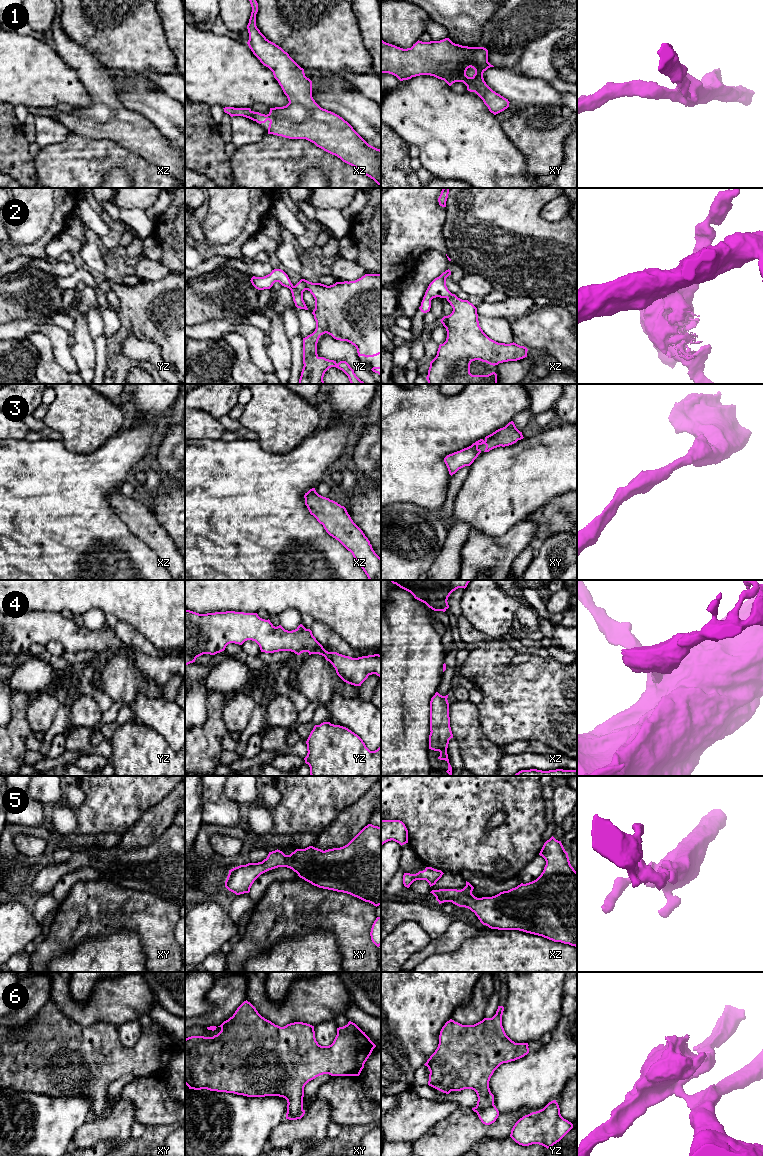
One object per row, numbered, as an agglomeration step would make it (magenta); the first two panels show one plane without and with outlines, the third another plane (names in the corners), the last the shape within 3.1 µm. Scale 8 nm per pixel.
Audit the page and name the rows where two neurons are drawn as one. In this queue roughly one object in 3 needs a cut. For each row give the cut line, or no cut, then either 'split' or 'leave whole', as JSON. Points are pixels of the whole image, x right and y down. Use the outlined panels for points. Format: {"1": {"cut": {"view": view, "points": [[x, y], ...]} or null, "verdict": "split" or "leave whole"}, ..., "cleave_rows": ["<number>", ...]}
{"1": {"cut": null, "verdict": "leave whole"}, "2": {"cut": {"view": "xz", "points": [[452, 294], [447, 298]]}, "verdict": "split"}, "3": {"cut": null, "verdict": "leave whole"}, "4": {"cut": null, "verdict": "leave whole"}, "5": {"cut": null, "verdict": "leave whole"}, "6": {"cut": {"view": "xy", "points": [[302, 1109], [286, 1117]]}, "verdict": "split"}, "cleave_rows": ["2", "6"]}

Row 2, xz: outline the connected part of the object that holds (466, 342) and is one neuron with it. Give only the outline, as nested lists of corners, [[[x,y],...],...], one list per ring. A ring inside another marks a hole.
[[[455,294],[447,298],[453,308],[450,315],[444,316],[440,321],[447,331],[447,338],[439,345],[436,357],[430,362],[428,384],[497,384],[497,374],[472,375],[470,364],[480,360],[490,365],[508,361],[517,361],[527,357],[528,349],[516,343],[498,343],[490,339],[479,326],[477,308],[468,300],[462,300]]]

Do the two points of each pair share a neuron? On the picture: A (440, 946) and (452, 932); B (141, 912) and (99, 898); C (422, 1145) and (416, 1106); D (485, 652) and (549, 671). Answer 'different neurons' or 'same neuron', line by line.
A: same neuron
B: same neuron
C: different neurons
D: same neuron

